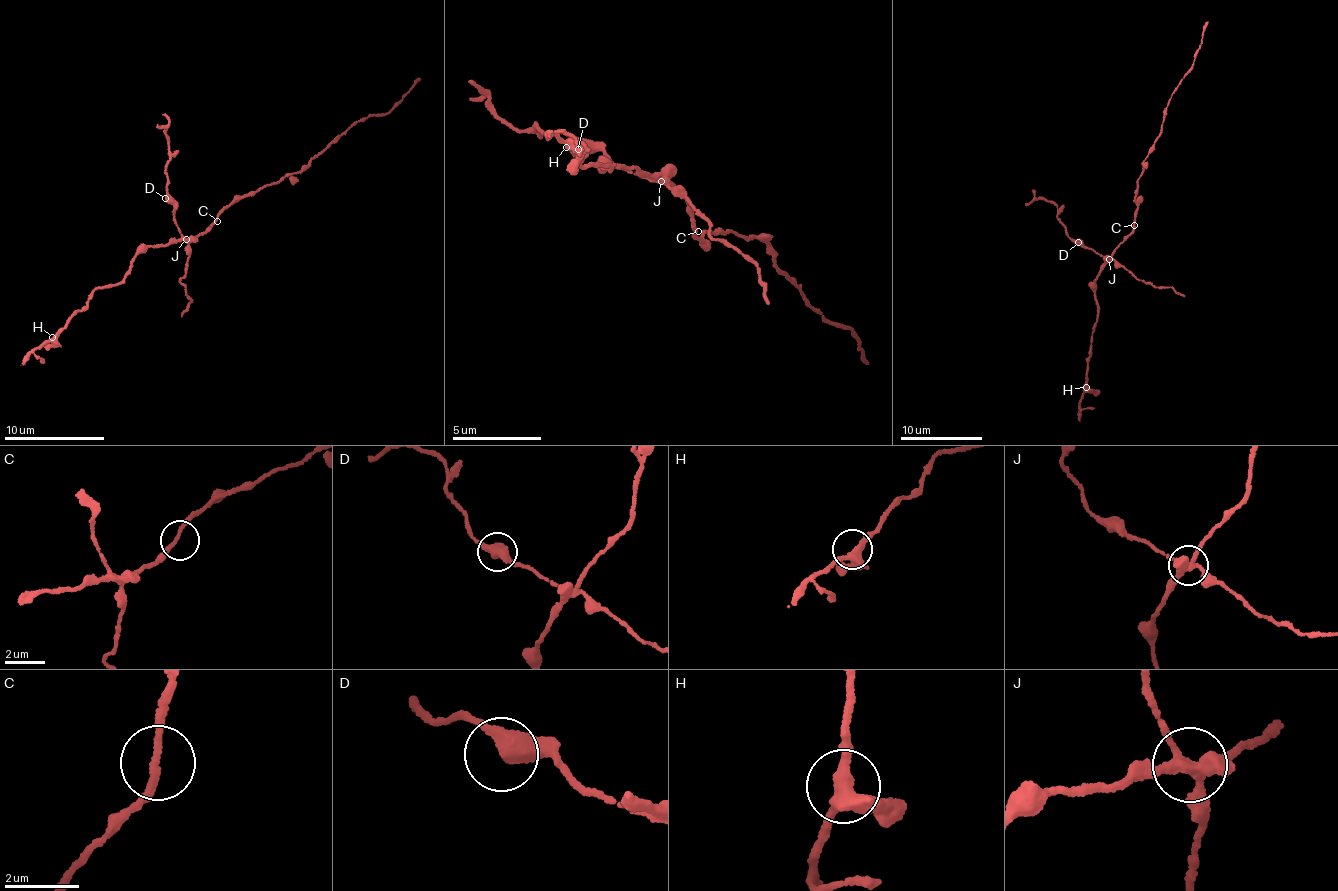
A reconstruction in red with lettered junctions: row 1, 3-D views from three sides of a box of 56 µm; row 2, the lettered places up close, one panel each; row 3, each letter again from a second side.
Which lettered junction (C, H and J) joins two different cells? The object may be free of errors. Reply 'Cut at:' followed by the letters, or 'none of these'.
Cut at: J

